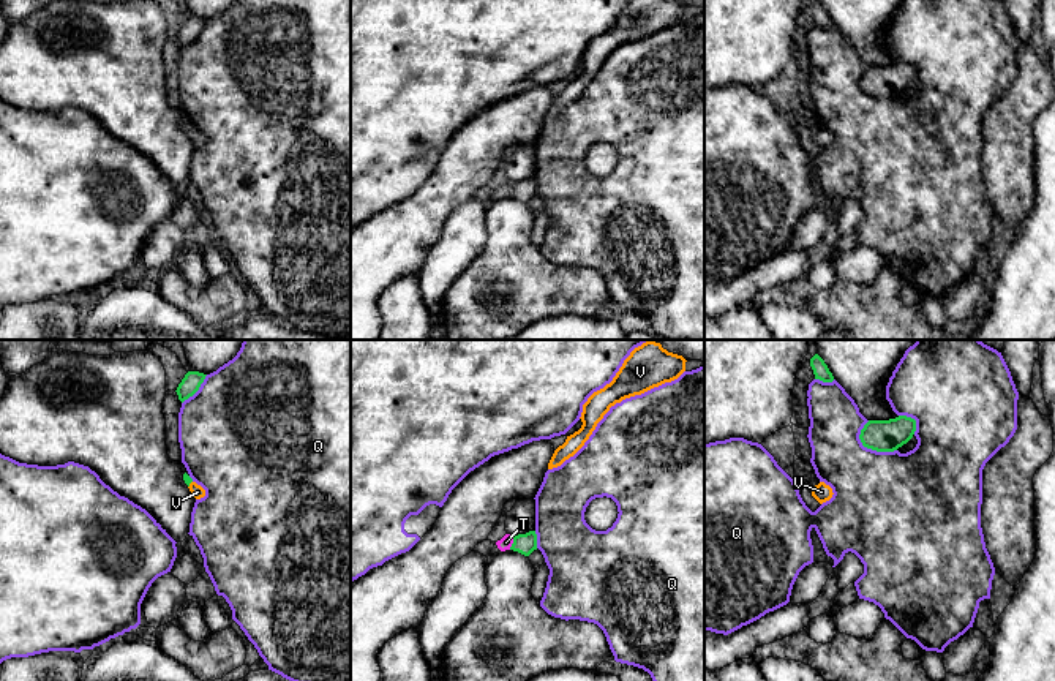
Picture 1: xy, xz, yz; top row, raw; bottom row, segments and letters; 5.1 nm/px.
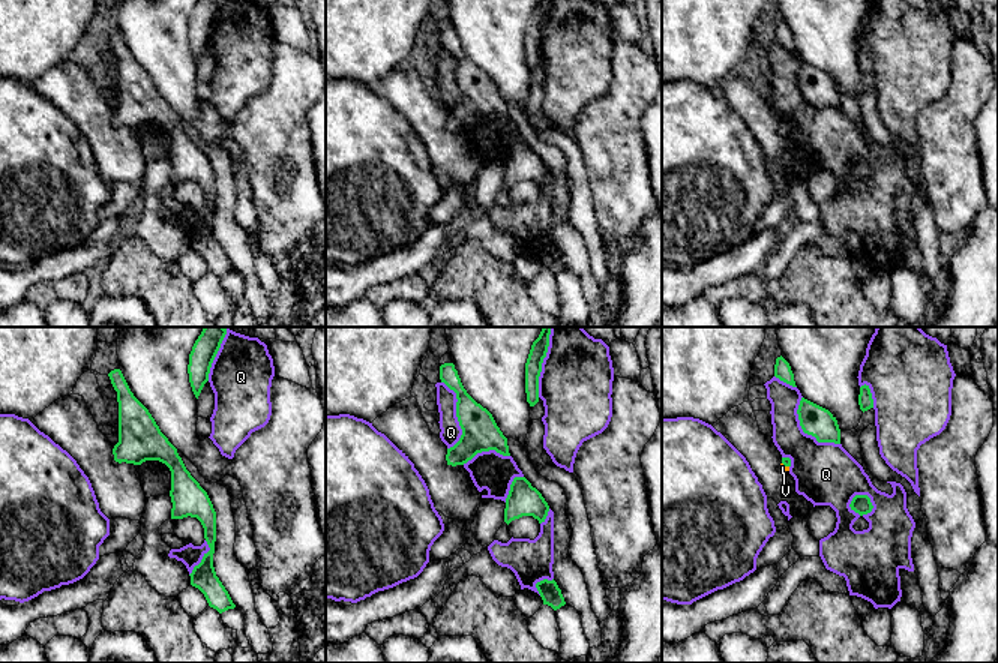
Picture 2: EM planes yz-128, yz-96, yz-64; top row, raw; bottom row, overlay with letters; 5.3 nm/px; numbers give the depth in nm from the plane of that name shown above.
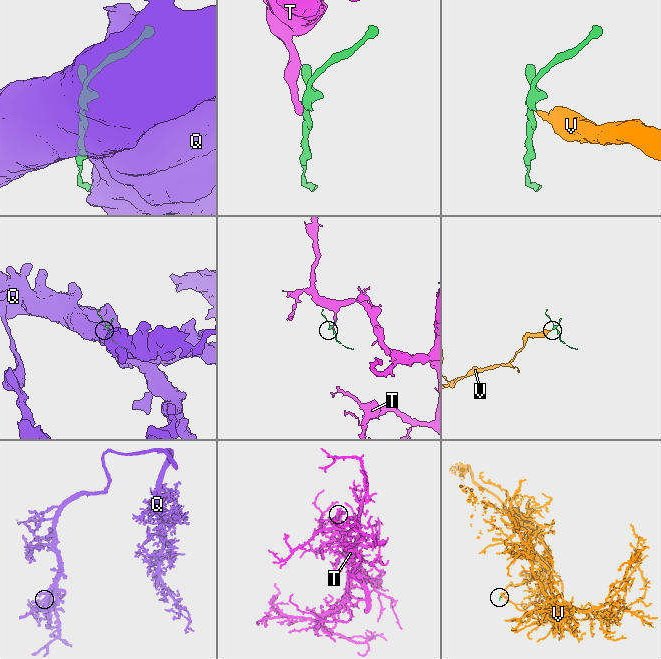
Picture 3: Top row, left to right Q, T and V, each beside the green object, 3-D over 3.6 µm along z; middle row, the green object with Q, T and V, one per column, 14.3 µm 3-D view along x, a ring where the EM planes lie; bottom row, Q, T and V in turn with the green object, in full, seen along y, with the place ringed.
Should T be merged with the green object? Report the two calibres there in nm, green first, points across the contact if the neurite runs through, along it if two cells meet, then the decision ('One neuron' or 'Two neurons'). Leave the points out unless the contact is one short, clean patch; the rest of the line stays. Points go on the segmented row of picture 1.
Thickness 110 nm (green) against 70 nm. Boundary: xz (515, 536), (509, 549). Two neurons

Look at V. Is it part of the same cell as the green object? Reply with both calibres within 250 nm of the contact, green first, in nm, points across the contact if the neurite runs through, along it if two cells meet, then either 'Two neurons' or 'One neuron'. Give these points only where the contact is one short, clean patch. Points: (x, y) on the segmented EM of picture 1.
Thickness 40 nm (green) against 70 nm. Path across: xy (187, 477), (190, 482), (198, 492). One neuron

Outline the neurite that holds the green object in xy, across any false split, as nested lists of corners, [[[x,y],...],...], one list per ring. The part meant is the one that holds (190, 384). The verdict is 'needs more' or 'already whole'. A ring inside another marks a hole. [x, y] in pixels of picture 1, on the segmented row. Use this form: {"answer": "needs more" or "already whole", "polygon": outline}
{"answer": "already whole", "polygon": [[[188,371],[175,390],[178,395],[178,400],[183,403],[190,397],[193,397],[199,390],[205,376],[207,374],[199,371]]]}

